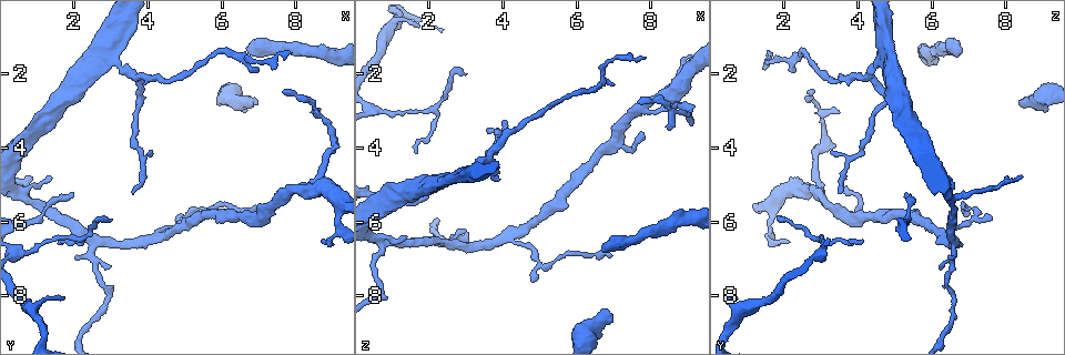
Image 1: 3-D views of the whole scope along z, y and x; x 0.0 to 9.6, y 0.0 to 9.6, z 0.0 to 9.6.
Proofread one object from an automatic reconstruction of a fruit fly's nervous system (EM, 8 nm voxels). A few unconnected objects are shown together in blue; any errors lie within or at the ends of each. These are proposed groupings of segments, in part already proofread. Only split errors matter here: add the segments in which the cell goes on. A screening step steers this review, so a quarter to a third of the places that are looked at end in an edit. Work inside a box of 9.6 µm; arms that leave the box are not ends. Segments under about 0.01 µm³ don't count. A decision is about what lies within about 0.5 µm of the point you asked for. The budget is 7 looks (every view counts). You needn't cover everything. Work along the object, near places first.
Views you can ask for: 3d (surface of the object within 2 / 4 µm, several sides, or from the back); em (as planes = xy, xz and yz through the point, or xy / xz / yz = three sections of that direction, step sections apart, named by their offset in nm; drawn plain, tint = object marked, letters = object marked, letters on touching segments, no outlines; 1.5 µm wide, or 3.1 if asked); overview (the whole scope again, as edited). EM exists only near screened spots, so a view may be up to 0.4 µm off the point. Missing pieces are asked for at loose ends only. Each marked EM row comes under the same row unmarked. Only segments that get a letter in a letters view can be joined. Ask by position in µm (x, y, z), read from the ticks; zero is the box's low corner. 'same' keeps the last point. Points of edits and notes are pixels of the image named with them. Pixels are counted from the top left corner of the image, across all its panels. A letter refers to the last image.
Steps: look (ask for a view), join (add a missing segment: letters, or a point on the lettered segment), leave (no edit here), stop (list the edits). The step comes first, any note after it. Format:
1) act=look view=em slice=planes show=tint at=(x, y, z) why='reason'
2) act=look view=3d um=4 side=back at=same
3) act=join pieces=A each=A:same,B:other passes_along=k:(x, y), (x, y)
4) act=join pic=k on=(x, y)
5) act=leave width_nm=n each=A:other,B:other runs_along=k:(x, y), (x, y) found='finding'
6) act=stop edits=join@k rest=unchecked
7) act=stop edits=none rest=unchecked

act=look view=3d um=2 at=(6.95, 2.65, 8.50)

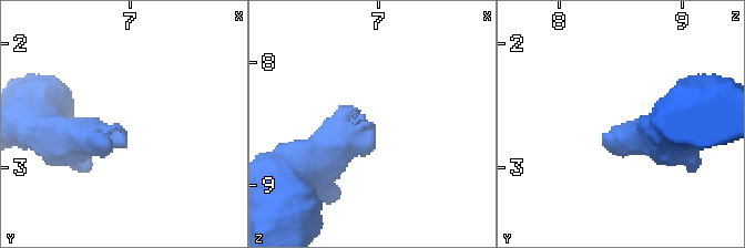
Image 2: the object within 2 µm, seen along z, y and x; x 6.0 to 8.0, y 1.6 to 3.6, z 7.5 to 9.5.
act=look view=em slice=yz step=4 show=tint at=(6.96, 2.66, 8.52)

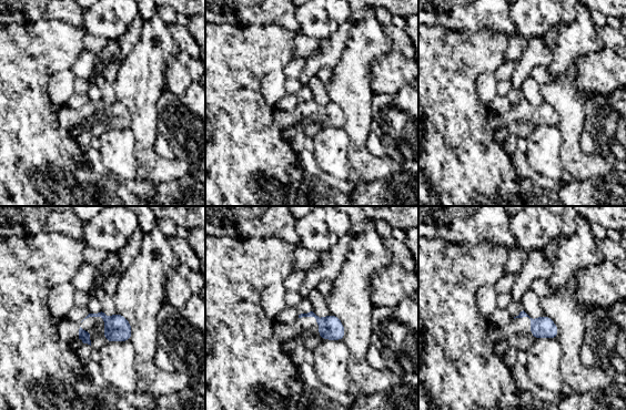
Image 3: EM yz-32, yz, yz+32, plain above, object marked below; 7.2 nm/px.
act=look view=em slice=planes show=letters at=same why='cut it another way'

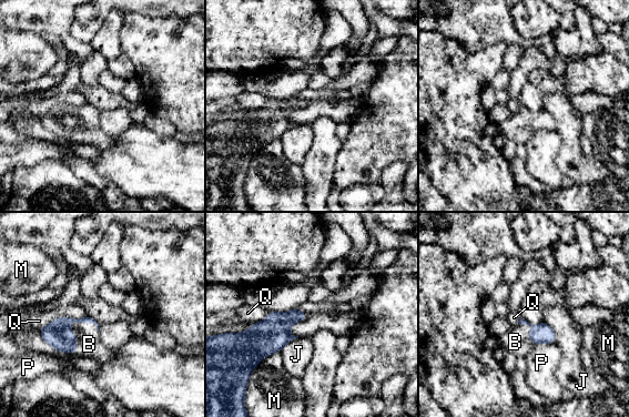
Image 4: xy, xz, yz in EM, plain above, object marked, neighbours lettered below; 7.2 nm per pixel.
act=join pieces=B each=B:same,J:other,M:other,P:other,Q:other passes_along=4:(57, 333), (68, 327), (89, 344) found='the cell continues'

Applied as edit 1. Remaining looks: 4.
act=look view=3d um=2 at=(6.70, 1.45, 6.70) why='free end'

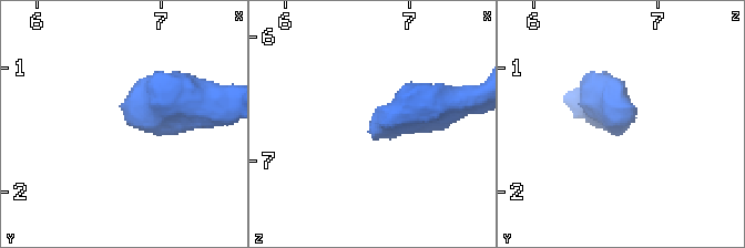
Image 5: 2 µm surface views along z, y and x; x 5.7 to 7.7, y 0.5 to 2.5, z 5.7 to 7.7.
act=look view=em slice=xz step=8 show=letters at=(6.76, 1.46, 6.76) why='shape alone is not enough'

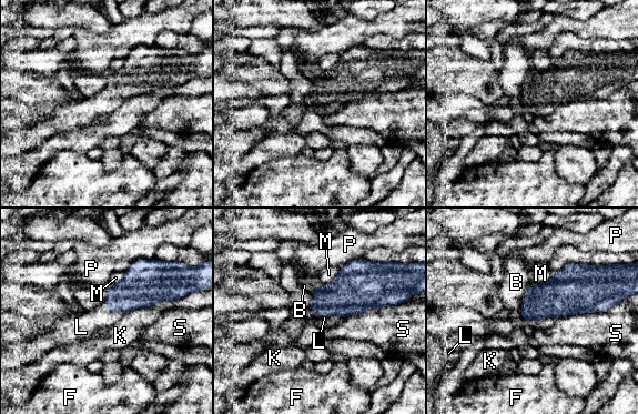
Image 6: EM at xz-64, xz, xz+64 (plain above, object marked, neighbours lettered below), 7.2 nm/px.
act=look view=em slice=xy step=8 show=letters at=same why='another direction'

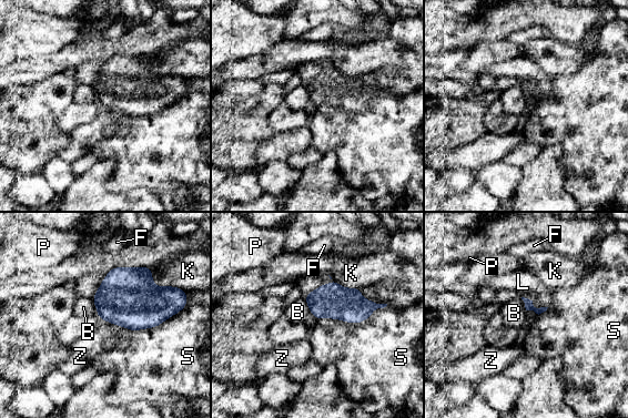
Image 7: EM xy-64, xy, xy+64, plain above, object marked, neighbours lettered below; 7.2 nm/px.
act=join pieces=L each=B:other,F:other,K:other,L:same,P:other,S:other,Z:other passes_along=7:(333, 301), (313, 291), (307, 283) found='it goes on there'

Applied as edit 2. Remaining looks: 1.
act=stop edits=join@4,join@7 rest=unchecked

